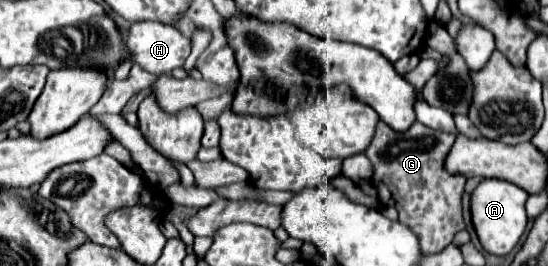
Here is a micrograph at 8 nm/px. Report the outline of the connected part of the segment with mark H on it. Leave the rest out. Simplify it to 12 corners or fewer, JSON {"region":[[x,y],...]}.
{"region":[[160,22],[132,24],[126,46],[150,74],[170,74],[190,38]]}

